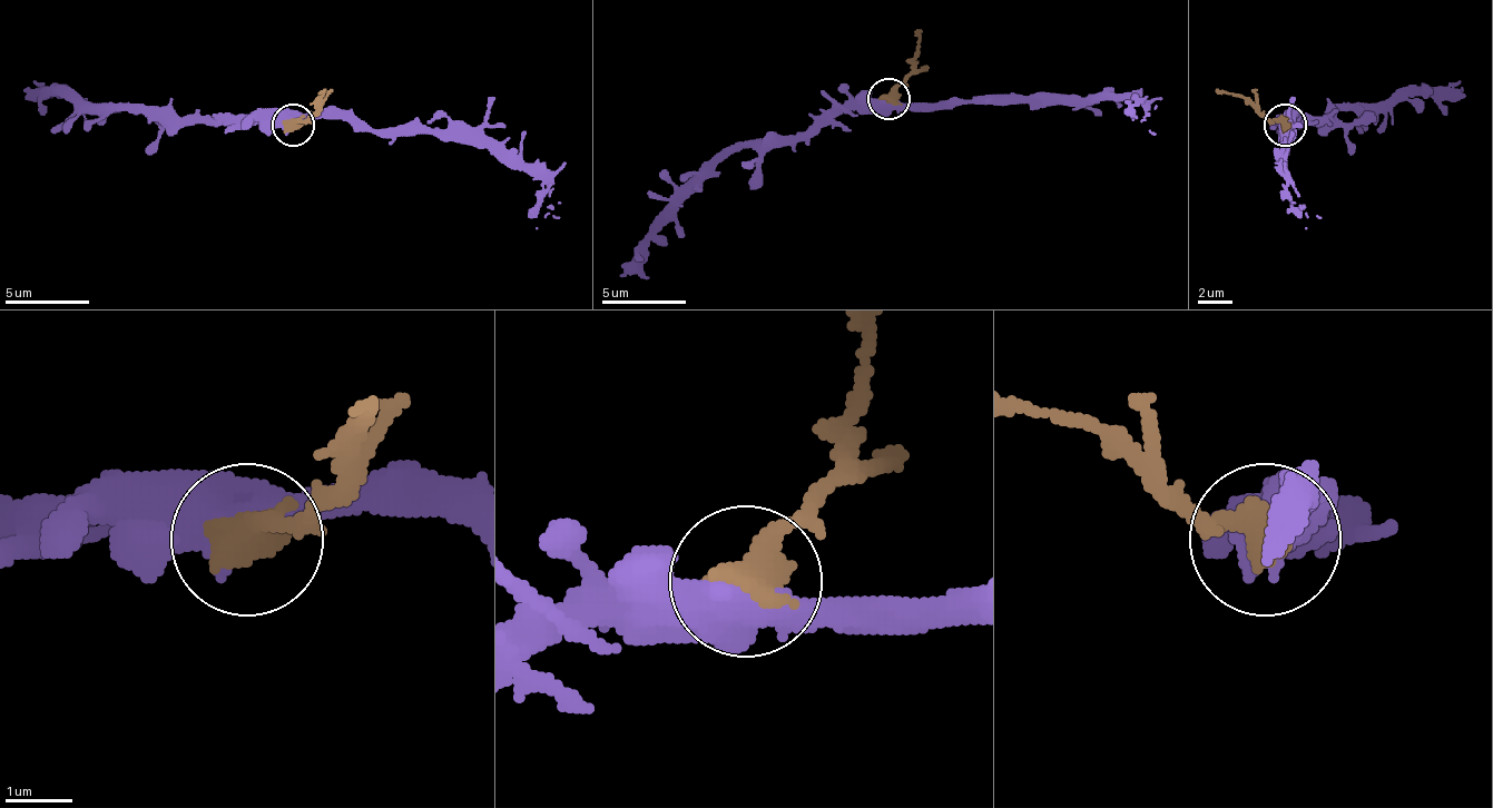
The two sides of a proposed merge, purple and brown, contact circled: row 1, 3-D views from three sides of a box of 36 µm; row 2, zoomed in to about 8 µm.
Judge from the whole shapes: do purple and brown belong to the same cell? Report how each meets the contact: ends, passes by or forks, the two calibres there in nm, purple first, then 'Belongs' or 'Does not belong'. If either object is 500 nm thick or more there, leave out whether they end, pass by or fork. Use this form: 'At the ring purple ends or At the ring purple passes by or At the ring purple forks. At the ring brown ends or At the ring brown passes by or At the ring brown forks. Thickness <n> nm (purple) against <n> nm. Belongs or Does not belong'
Thickness 440 nm (purple) against 500 nm. Does not belong

